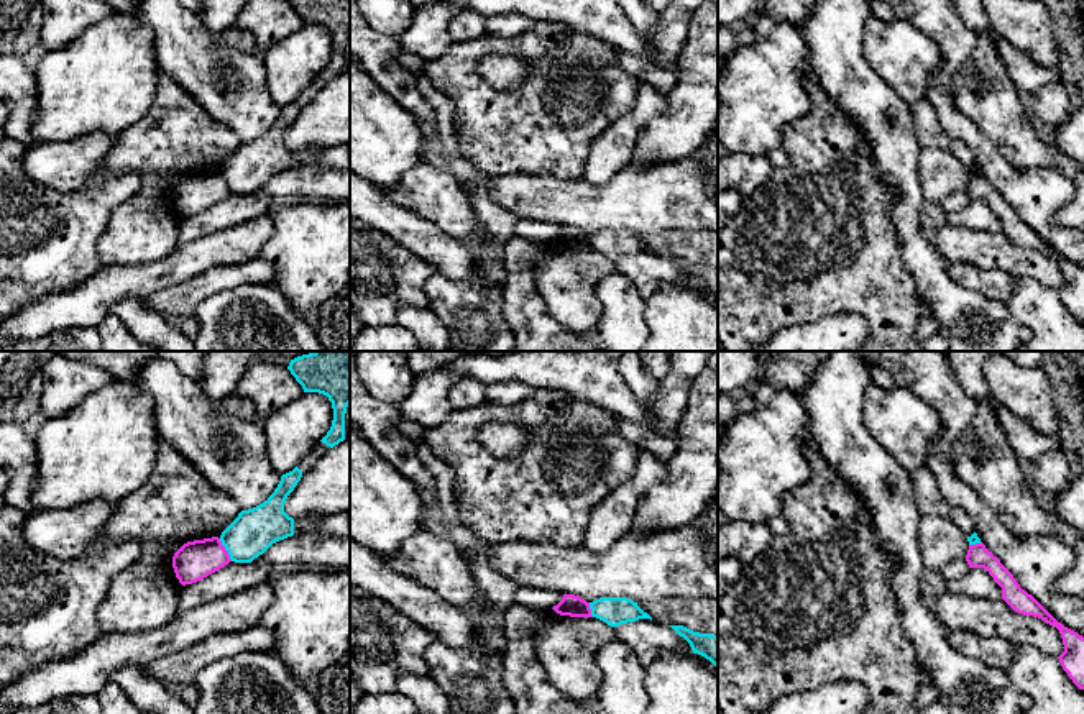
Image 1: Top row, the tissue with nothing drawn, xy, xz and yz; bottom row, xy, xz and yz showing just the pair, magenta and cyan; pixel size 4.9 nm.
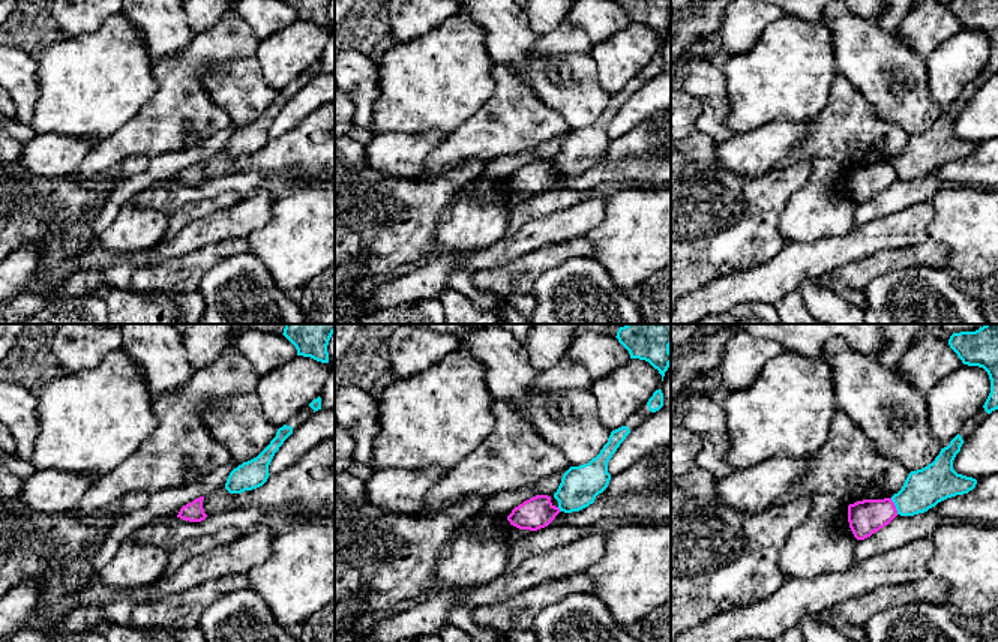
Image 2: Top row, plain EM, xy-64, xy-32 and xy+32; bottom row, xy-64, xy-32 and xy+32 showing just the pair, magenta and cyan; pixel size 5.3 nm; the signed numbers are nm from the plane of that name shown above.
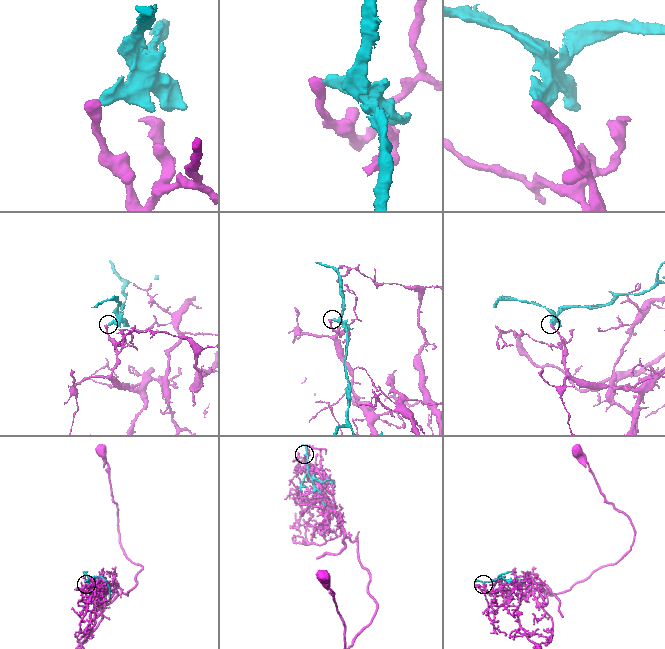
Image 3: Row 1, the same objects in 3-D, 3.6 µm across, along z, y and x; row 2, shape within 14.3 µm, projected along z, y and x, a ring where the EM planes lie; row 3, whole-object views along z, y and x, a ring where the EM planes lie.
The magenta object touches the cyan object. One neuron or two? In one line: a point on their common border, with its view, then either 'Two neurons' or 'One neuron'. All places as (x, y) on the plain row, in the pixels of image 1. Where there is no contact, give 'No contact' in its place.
Touches magenta at xy (225, 183). Two neurons

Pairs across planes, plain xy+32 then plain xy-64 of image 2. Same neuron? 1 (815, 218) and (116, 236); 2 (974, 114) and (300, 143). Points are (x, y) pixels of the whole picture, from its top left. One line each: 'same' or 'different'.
1: same
2: different

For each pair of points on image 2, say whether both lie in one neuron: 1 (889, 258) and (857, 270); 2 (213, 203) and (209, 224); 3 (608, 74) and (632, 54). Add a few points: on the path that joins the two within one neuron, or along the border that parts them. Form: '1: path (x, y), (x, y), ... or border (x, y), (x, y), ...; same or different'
1: path (881, 263), (865, 270); same
2: border (243, 197), (230, 206), (191, 221), (182, 230); different
3: path (614, 68), (626, 56); same

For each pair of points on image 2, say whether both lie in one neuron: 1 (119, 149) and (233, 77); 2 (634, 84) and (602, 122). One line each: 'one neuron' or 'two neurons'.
1: two neurons
2: one neuron

